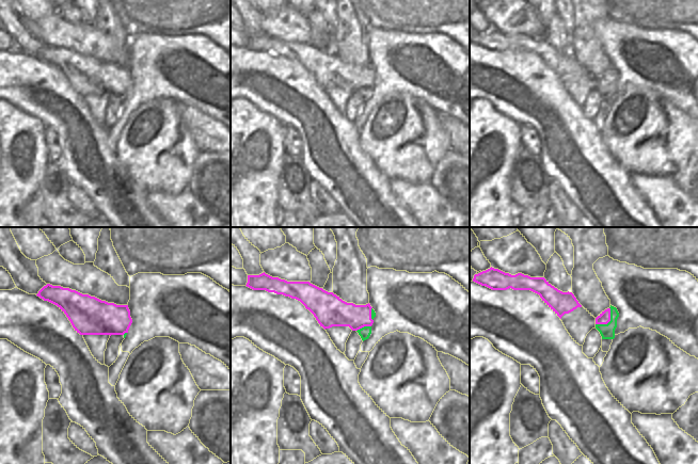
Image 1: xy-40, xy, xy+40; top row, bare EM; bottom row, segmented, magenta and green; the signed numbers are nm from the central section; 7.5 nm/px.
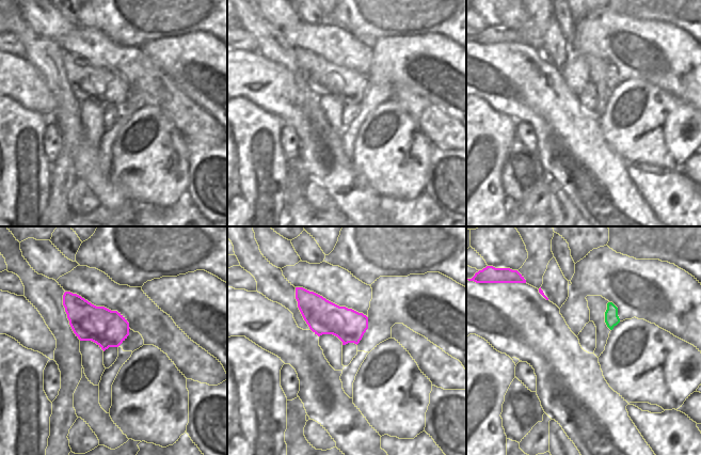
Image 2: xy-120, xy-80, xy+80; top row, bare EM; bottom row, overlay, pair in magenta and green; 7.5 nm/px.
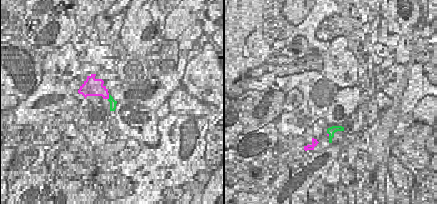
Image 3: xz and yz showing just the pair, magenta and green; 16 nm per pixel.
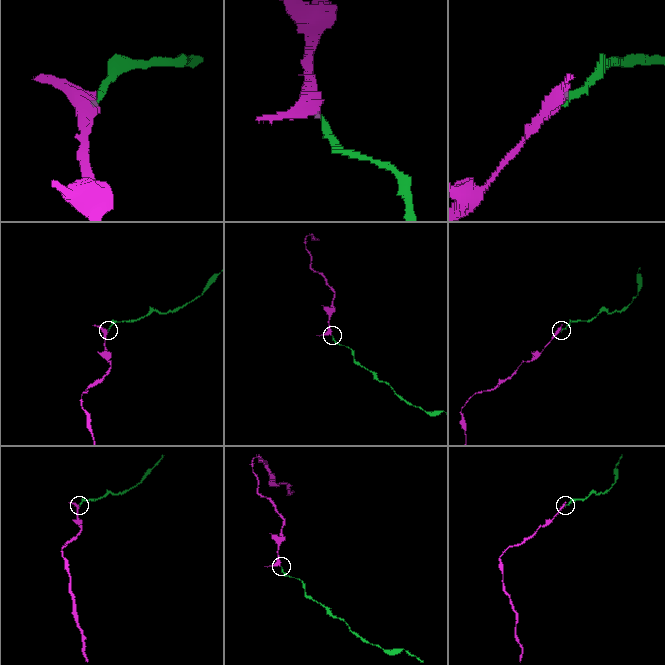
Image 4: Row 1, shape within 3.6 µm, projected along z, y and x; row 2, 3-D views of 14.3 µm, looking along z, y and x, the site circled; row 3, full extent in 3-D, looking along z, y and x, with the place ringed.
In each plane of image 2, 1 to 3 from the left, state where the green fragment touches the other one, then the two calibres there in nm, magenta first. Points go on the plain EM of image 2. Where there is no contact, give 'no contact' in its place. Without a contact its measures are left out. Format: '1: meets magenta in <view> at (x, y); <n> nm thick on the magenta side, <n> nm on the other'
1: no contact
2: no contact
3: no contact

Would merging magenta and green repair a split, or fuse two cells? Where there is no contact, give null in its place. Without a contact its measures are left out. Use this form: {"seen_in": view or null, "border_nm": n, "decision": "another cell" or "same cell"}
{"seen_in": "xy+40", "border_nm": 170, "decision": "another cell"}

